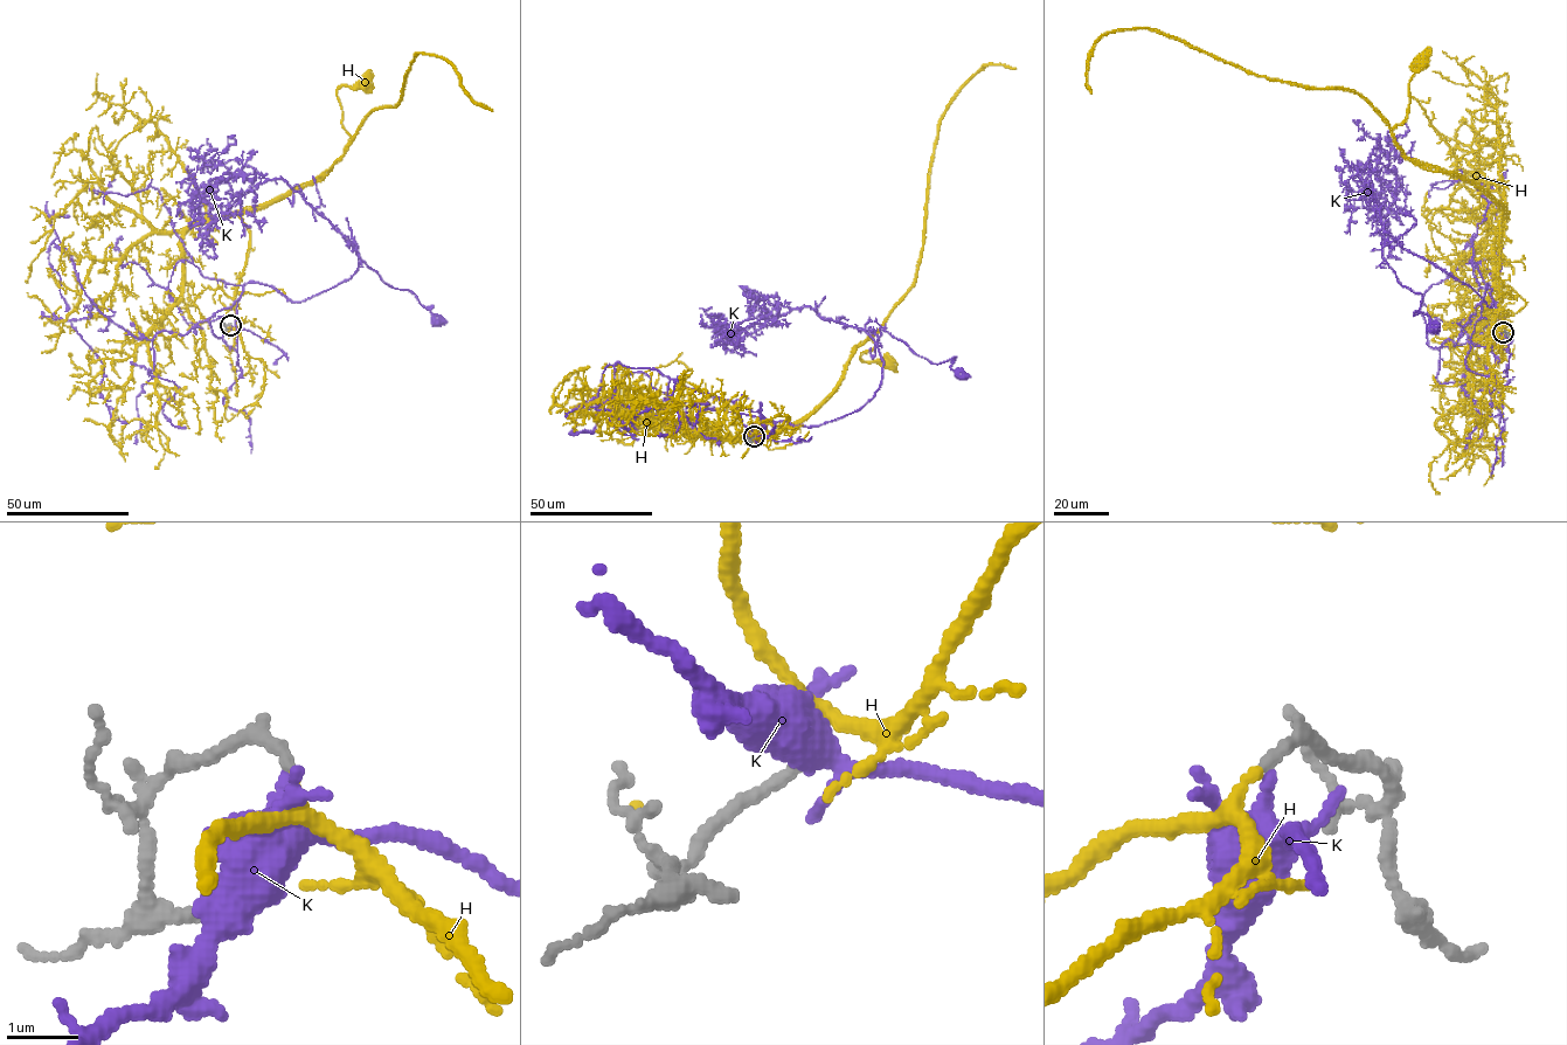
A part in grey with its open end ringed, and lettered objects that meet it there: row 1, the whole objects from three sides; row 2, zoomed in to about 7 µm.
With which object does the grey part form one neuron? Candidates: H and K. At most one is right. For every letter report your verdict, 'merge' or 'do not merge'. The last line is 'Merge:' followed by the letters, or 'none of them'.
H: merge
K: do not merge
Merge: H

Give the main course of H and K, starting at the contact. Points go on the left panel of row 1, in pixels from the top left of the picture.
H: (230, 325), (238, 332), (235, 288), (250, 239), (240, 215), (332, 167), (352, 138), (337, 90), (365, 82)
K: (230, 325), (219, 338), (207, 320), (245, 283), (300, 302), (346, 281), (354, 242), (437, 319)

